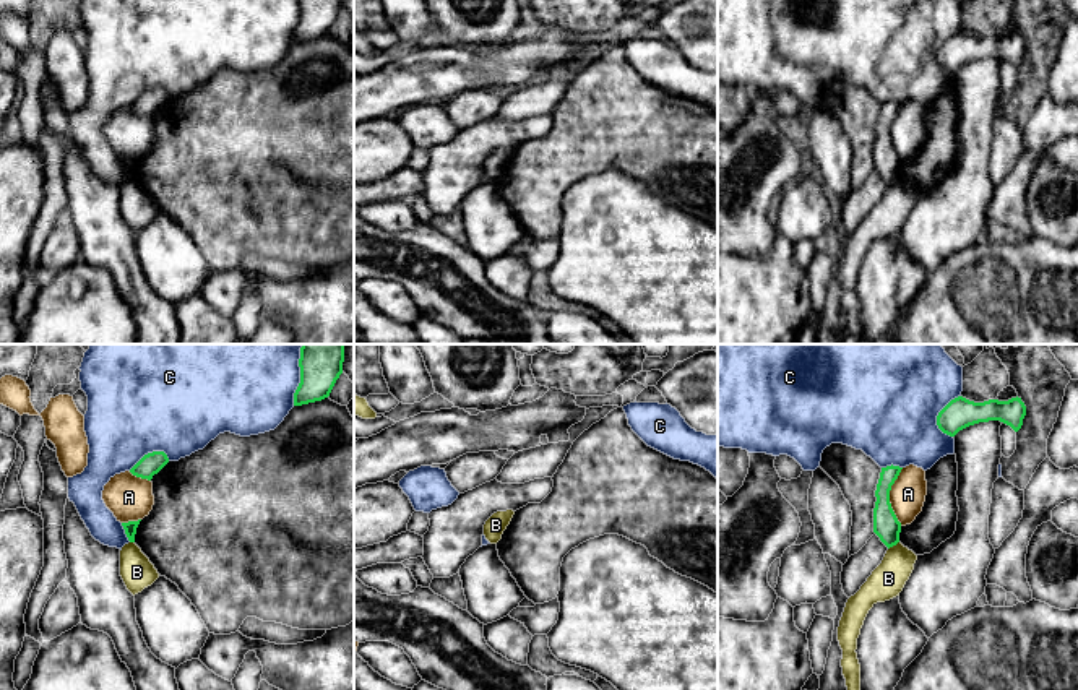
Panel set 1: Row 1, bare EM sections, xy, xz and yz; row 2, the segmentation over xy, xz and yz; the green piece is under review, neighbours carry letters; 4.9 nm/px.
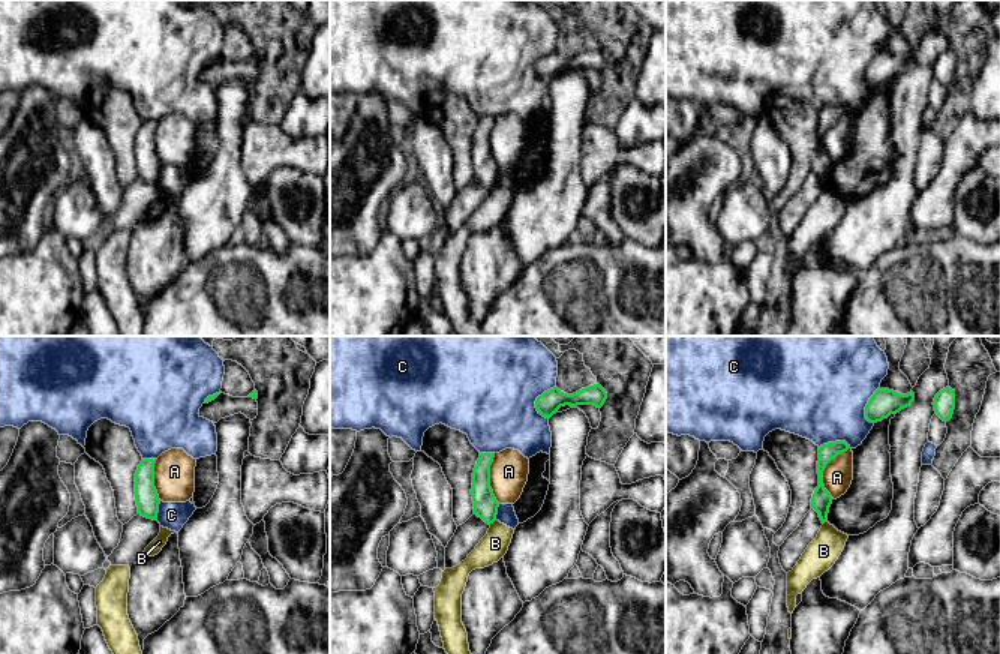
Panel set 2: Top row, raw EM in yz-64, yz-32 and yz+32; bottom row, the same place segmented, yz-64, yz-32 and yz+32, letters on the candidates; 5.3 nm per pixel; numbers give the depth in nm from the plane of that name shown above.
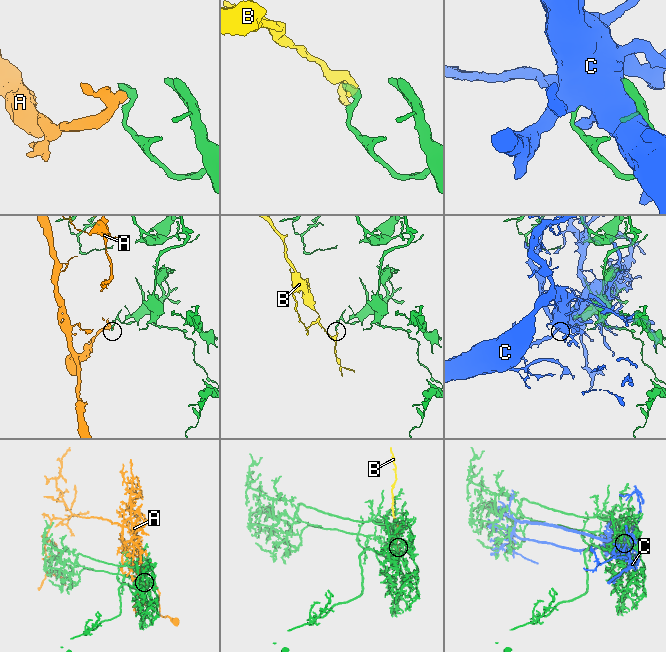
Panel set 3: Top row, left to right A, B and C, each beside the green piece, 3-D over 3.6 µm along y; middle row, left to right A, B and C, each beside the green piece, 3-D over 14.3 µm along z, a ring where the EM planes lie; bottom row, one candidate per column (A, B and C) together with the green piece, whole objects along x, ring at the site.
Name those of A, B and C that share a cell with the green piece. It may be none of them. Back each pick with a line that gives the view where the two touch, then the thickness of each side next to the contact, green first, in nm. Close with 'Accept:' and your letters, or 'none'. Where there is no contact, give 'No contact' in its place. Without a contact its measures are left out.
Accept: none

